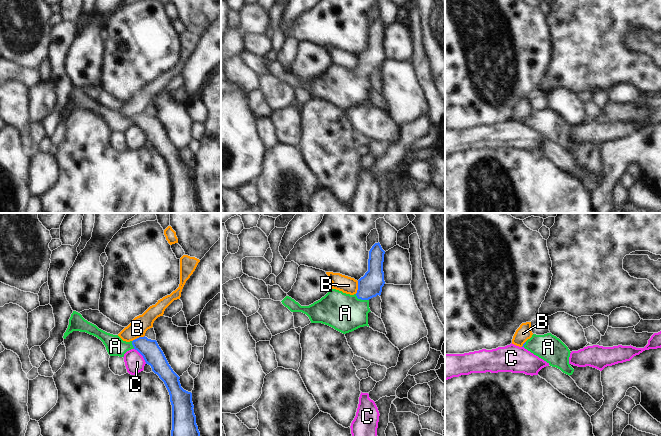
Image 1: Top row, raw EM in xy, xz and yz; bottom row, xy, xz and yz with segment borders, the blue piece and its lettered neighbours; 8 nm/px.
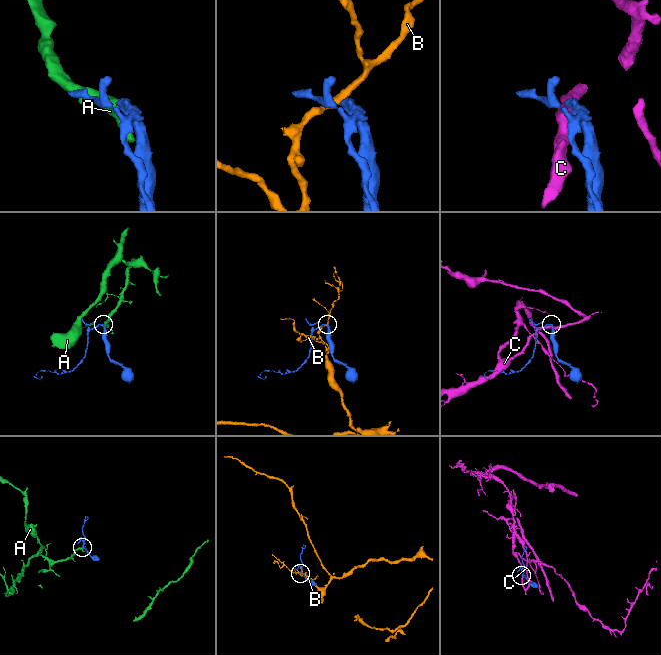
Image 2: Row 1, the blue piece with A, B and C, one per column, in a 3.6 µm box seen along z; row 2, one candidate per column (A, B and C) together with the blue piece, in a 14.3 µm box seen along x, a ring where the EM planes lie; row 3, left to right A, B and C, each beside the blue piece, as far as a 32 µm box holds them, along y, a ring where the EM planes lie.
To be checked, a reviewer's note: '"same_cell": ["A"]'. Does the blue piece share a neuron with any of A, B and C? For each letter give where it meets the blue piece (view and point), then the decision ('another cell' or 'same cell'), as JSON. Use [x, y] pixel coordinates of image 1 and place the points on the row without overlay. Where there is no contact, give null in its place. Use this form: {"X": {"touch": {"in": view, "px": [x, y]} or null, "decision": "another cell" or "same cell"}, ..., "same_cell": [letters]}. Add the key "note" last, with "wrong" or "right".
{"A": {"touch": {"in": "xz", "px": [361, 75]}, "decision": "same cell"}, "B": {"touch": {"in": "xy", "px": [138, 114]}, "decision": "another cell"}, "C": {"touch": {"in": "xy", "px": [142, 131]}, "decision": "another cell"}, "same_cell": ["A"], "note": "right"}

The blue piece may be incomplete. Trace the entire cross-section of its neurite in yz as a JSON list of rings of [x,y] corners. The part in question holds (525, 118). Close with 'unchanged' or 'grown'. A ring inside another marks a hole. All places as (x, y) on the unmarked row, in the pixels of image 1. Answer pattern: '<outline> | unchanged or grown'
[[[551,109],[533,110],[523,122],[525,125],[546,137],[550,142],[560,145],[567,151],[572,151],[574,145],[569,140],[570,126]]] | grown

